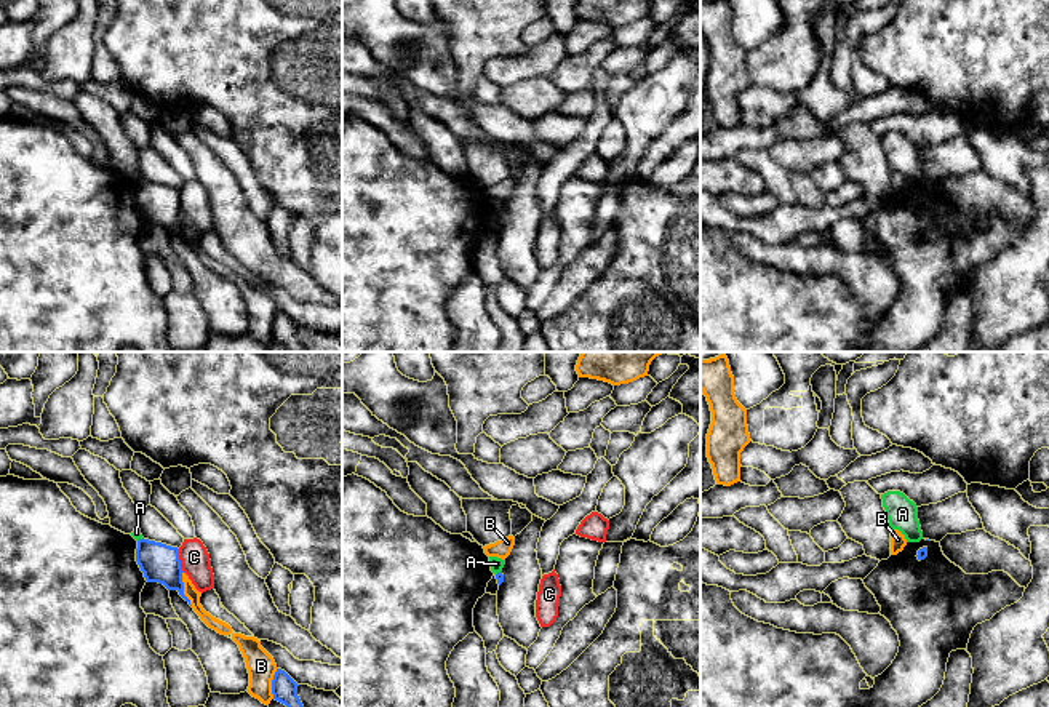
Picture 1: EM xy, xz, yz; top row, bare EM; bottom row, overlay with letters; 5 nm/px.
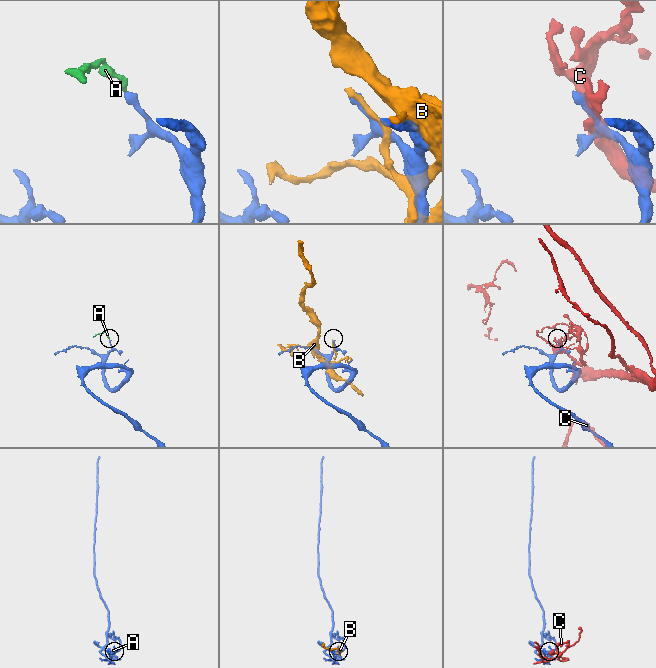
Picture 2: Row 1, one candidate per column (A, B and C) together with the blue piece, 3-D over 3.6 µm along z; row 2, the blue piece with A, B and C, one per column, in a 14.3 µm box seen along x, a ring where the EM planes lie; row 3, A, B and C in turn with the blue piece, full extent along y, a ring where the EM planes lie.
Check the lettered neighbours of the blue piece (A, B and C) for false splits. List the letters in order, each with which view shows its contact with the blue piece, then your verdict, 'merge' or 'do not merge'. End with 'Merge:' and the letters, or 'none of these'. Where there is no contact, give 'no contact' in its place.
A: meets blue in xz; do not merge
B: meets blue in xy; do not merge
C: meets blue in xy; do not merge
Merge: none of these

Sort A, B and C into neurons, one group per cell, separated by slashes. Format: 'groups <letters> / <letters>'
groups A / B / C

